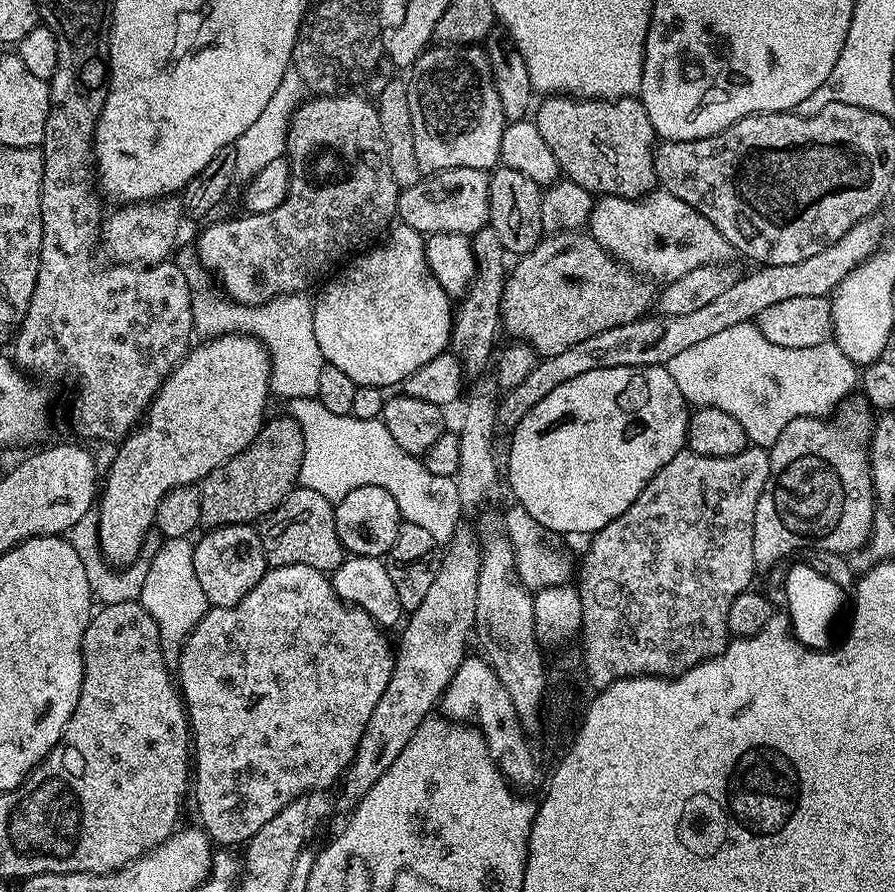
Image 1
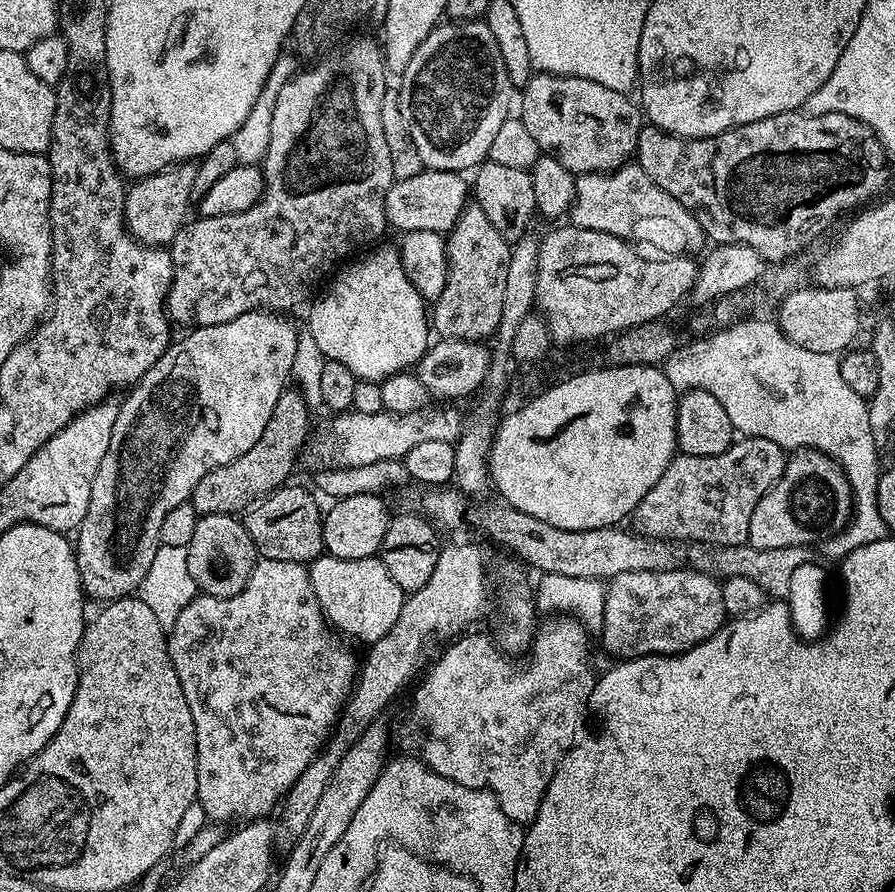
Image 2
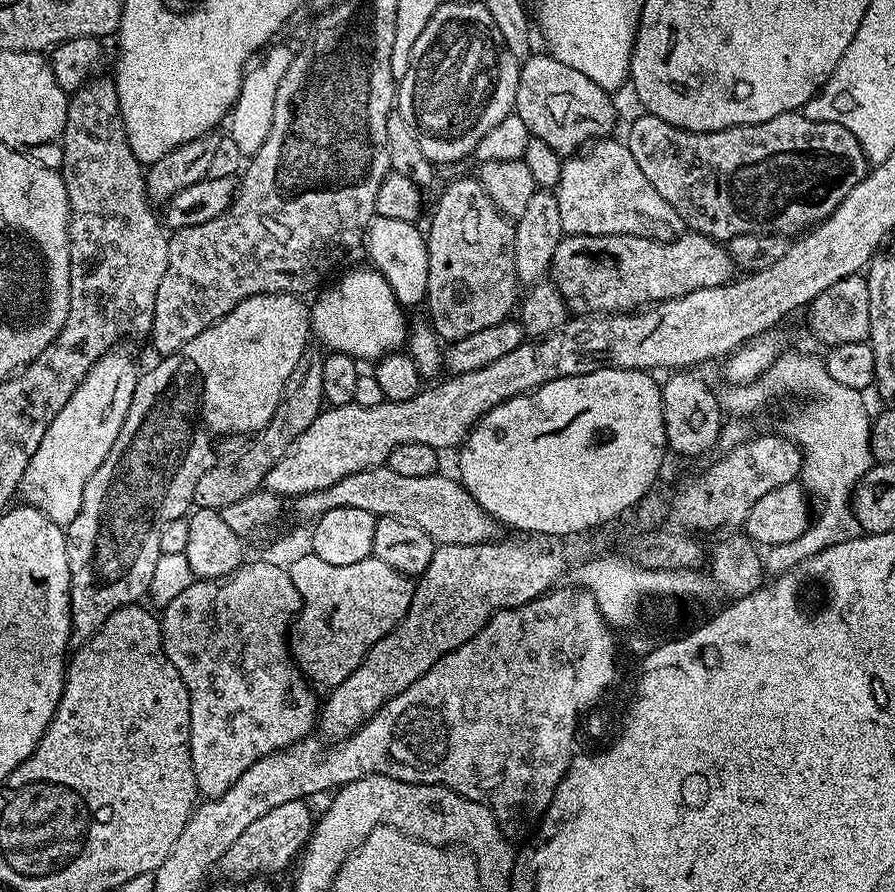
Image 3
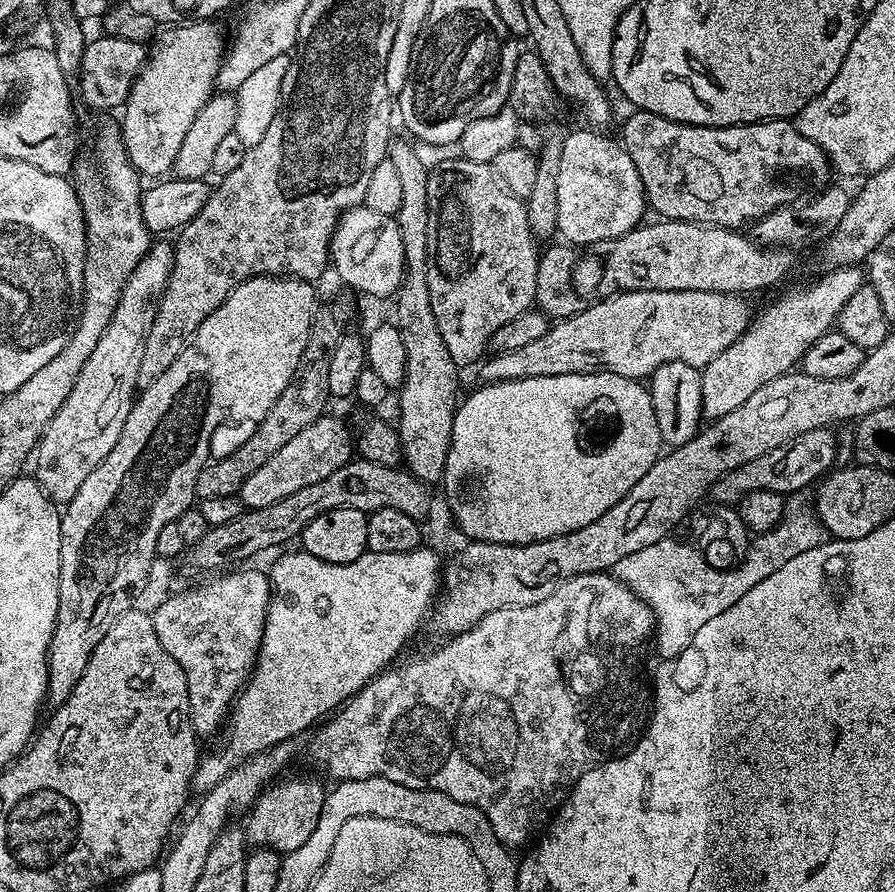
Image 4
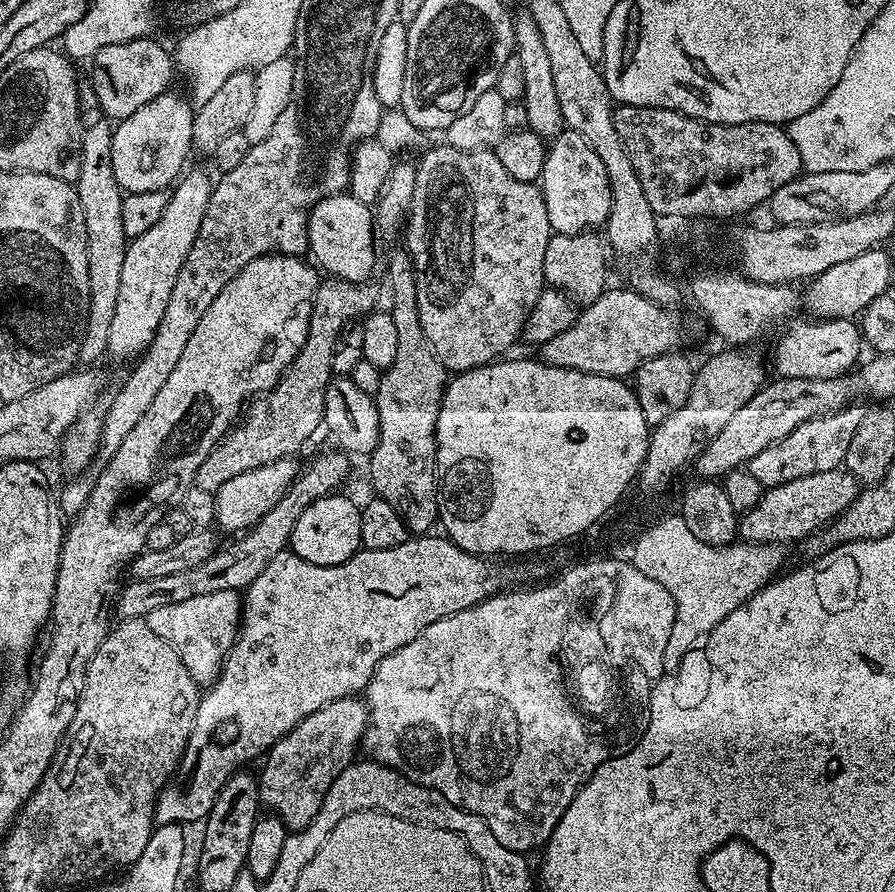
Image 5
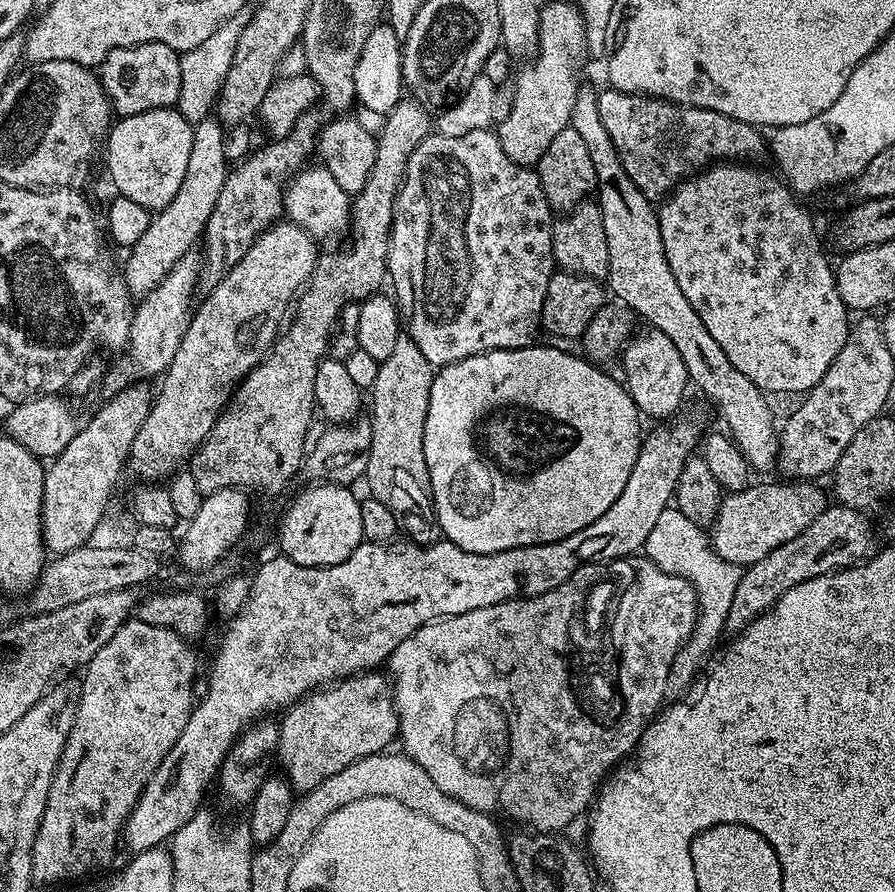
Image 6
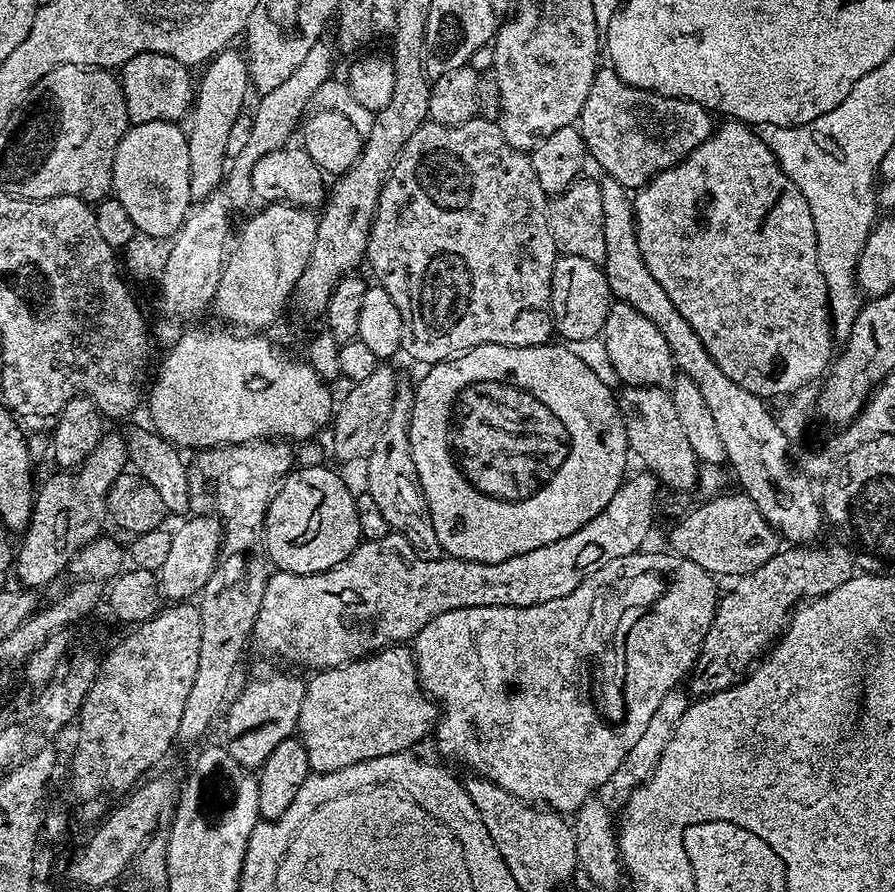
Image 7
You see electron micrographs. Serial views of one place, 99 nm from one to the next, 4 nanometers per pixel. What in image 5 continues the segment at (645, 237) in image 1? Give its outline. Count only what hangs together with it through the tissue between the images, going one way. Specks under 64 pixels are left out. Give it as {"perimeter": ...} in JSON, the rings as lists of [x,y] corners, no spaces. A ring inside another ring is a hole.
{"perimeter":[[[565,130],[547,147],[546,162],[538,187],[546,202],[546,218],[557,236],[578,234],[607,225],[612,206],[612,187],[602,158],[590,150],[582,134]]]}

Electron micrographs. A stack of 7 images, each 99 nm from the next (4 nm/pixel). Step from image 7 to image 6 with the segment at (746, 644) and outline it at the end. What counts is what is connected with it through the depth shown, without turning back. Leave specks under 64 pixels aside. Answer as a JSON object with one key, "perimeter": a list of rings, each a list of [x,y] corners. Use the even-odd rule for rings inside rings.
{"perimeter":[[[839,502],[833,505],[833,508],[832,505],[825,507],[823,512],[816,515],[814,522],[810,522],[810,526],[806,526],[806,530],[798,534],[798,538],[790,538],[790,542],[778,546],[778,550],[770,550],[770,554],[766,554],[762,562],[754,562],[743,569],[733,601],[730,602],[729,616],[724,623],[725,633],[743,632],[745,626],[764,615],[769,608],[773,608],[778,598],[786,594],[786,590],[810,578],[826,576],[841,572],[843,568],[863,564],[877,551],[878,536],[874,531],[873,521],[863,512],[845,508]]]}

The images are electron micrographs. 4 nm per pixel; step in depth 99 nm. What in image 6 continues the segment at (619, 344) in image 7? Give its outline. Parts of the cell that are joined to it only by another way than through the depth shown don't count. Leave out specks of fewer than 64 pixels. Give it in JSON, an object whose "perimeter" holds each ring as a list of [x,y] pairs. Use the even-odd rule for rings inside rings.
{"perimeter":[[[645,327],[644,332],[637,331],[632,339],[624,345],[624,377],[622,383],[628,397],[636,403],[637,409],[645,417],[672,416],[680,408],[684,395],[690,392],[690,381],[686,374],[686,366],[674,347],[674,342],[666,338],[656,328]],[[648,415],[648,416],[647,416]]]}

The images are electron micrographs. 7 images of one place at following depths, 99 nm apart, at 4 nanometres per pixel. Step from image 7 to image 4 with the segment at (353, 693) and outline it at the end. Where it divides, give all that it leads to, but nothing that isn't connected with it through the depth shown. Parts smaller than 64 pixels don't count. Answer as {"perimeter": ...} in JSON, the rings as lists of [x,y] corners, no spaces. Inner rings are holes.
{"perimeter":[[[292,776],[289,780],[284,779],[280,778],[269,784],[246,816],[247,839],[255,847],[272,848],[281,854],[298,850],[298,846],[304,845],[306,838],[314,834],[314,826],[318,826],[318,818],[322,818],[326,795],[323,779],[315,780],[312,776]]]}

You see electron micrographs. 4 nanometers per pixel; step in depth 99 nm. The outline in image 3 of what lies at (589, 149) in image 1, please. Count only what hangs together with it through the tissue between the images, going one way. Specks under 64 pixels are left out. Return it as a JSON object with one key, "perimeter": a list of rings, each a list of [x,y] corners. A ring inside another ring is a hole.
{"perimeter":[[[534,52],[520,65],[514,112],[526,122],[535,139],[546,142],[561,158],[571,158],[589,142],[613,135],[616,108],[608,96],[611,96],[609,89],[586,78],[582,70],[574,70],[569,64],[554,59],[551,53]]]}

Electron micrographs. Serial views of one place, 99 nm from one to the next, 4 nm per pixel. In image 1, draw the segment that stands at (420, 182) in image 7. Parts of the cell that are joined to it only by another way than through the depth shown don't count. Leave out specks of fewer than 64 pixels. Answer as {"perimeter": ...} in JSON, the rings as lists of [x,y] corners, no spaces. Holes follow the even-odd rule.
{"perimeter":[[[492,227],[478,230],[472,241],[472,259],[476,261],[476,270],[472,278],[472,284],[467,292],[459,297],[452,317],[452,334],[450,337],[454,355],[460,360],[464,368],[465,377],[480,376],[484,371],[489,371],[490,361],[494,356],[496,344],[496,331],[501,331],[500,303],[504,293],[506,279],[506,253],[502,242],[498,242],[498,234],[494,234]]]}

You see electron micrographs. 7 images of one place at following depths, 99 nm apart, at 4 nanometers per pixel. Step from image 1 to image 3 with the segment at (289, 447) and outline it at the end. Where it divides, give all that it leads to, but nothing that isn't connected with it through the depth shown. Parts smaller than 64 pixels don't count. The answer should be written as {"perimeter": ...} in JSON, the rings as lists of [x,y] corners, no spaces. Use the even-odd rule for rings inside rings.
{"perimeter":[[[309,347],[308,351],[298,358],[298,366],[294,366],[290,378],[286,378],[286,386],[282,390],[282,398],[278,402],[278,410],[274,410],[274,418],[262,431],[255,433],[252,445],[245,452],[240,452],[229,464],[218,462],[194,486],[193,505],[196,508],[215,508],[217,510],[230,506],[233,502],[242,502],[250,494],[261,491],[266,474],[274,470],[274,462],[290,450],[294,438],[318,418],[326,401],[322,390],[322,362],[325,353],[319,347]]]}

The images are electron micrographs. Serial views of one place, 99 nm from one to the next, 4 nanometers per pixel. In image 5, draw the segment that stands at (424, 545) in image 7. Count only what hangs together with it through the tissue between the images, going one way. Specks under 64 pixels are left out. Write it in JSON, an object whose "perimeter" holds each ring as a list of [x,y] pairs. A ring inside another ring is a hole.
{"perimeter":[[[399,246],[392,252],[392,257],[388,260],[388,284],[392,287],[392,305],[390,311],[394,318],[394,326],[398,330],[398,355],[394,357],[394,362],[390,362],[388,368],[383,369],[380,385],[374,397],[378,406],[378,426],[380,427],[380,441],[378,446],[374,446],[372,455],[367,457],[368,472],[372,475],[372,488],[379,499],[396,505],[398,514],[406,522],[409,533],[412,534],[428,534],[433,531],[432,527],[437,527],[440,518],[440,487],[436,481],[436,427],[438,426],[438,410],[442,406],[442,398],[444,390],[448,386],[450,379],[449,373],[442,366],[442,362],[434,354],[434,350],[430,346],[430,342],[426,338],[426,333],[422,330],[422,321],[418,318],[418,286],[416,285],[416,272],[412,269],[412,257],[409,256],[407,247]]]}

